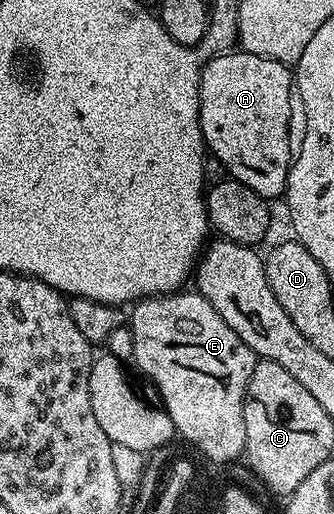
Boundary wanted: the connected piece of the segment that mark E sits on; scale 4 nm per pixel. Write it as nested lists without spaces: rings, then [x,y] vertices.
[[[198,292],[184,293],[158,294],[155,298],[141,298],[131,307],[130,325],[134,336],[134,366],[137,366],[156,385],[156,390],[160,393],[161,400],[159,399],[159,401],[162,403],[162,409],[170,416],[177,435],[181,439],[184,437],[190,445],[197,446],[212,462],[232,462],[236,457],[241,457],[244,454],[244,445],[246,444],[244,390],[250,384],[250,372],[254,372],[258,359],[254,351],[238,336],[238,332],[234,332],[234,328],[230,328],[230,324],[226,324],[226,320],[222,320],[222,316],[218,316],[218,312],[214,312],[214,304],[210,304],[210,300],[206,300]]]

